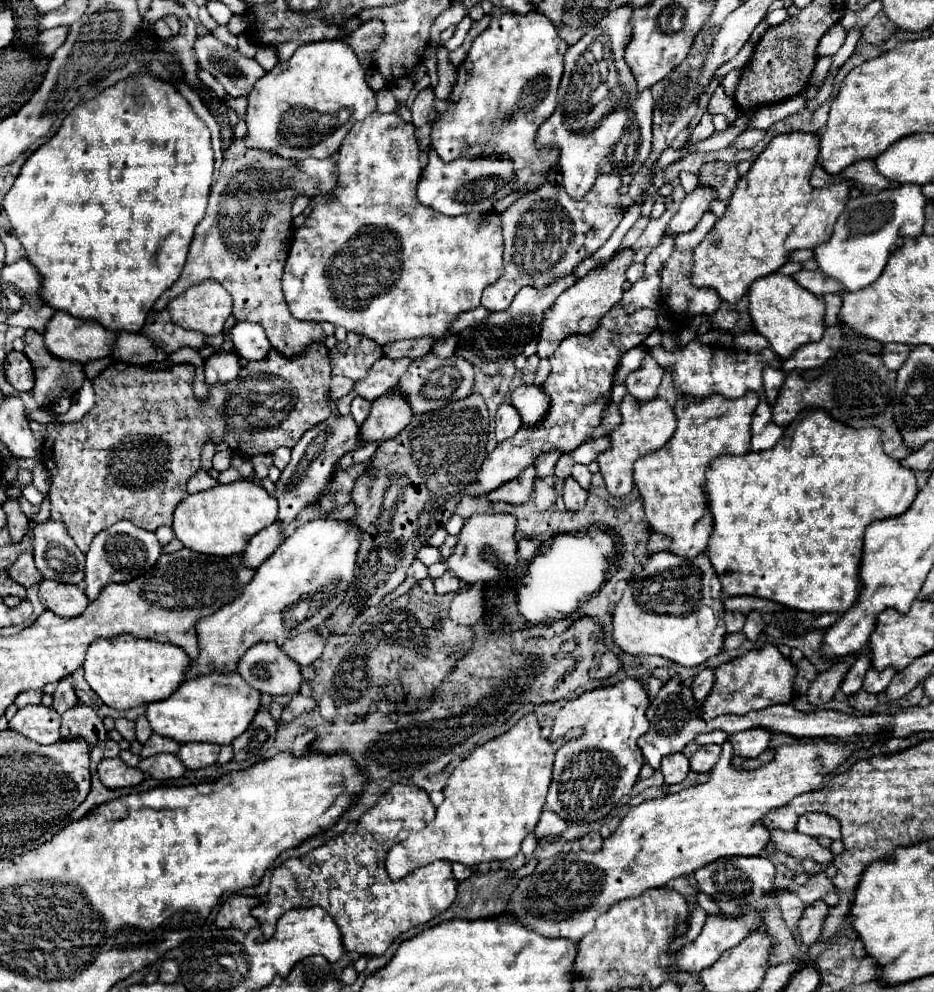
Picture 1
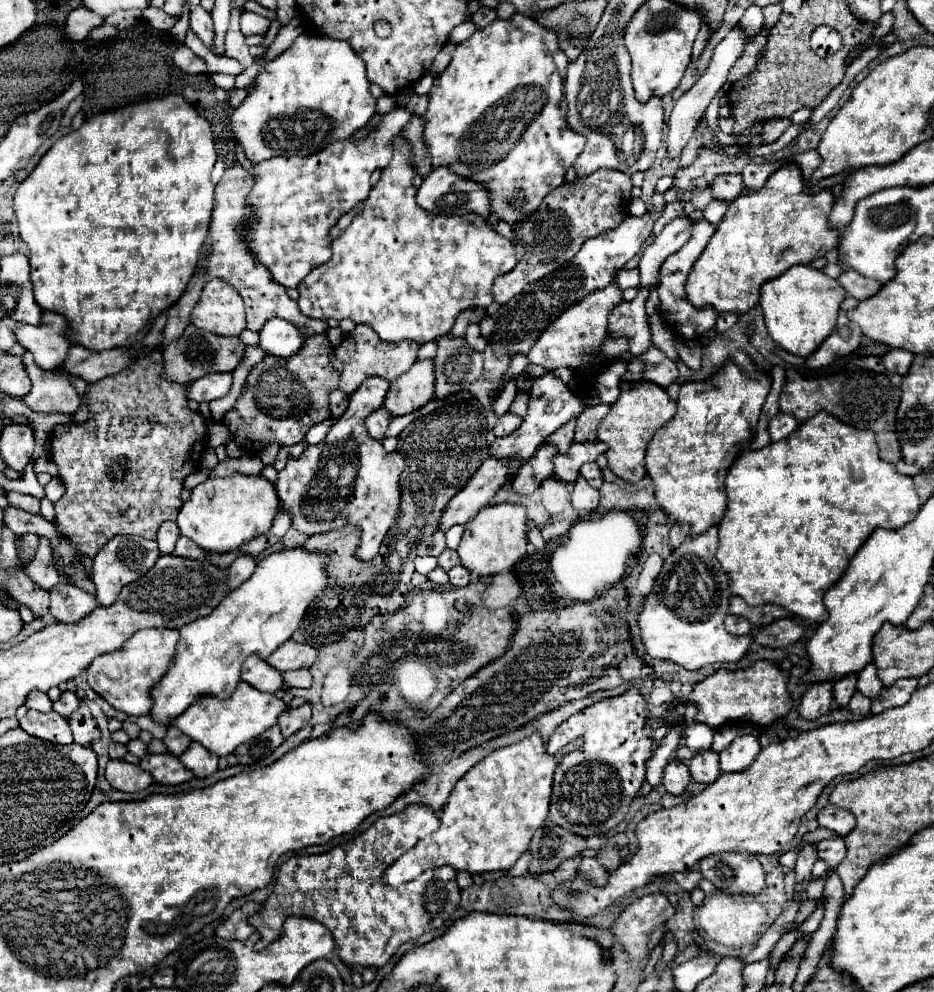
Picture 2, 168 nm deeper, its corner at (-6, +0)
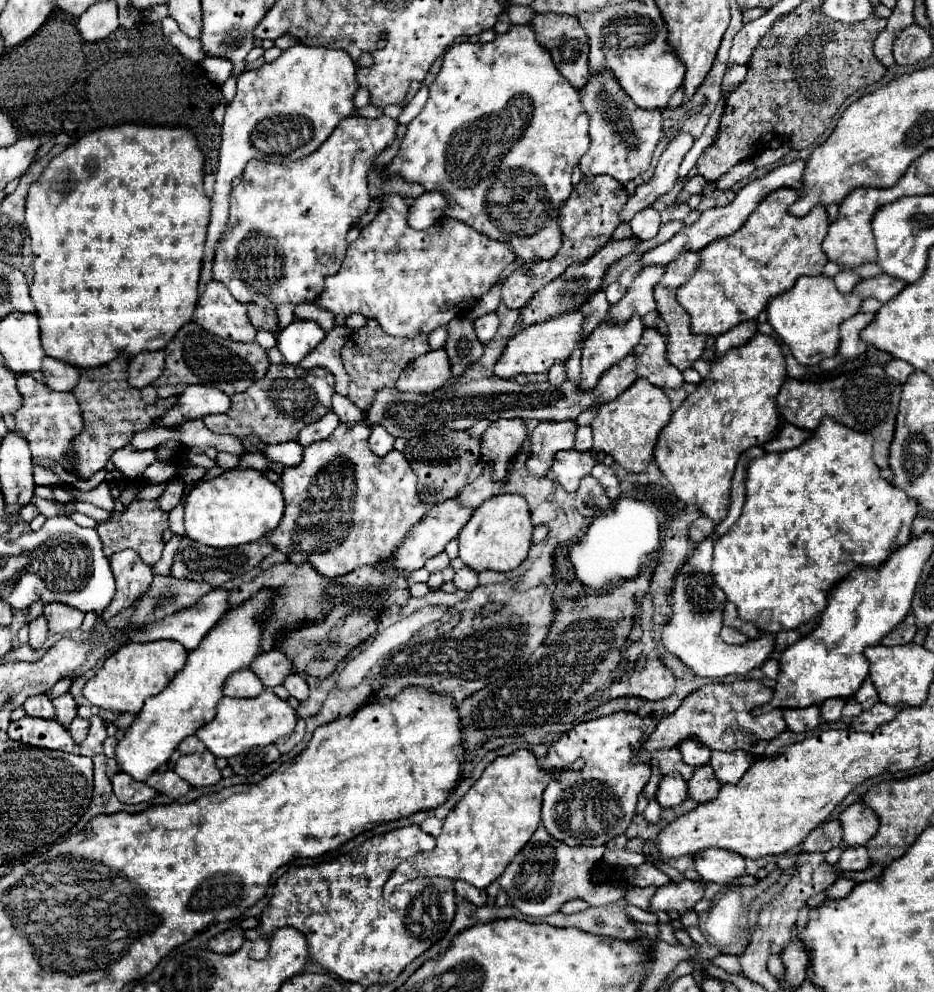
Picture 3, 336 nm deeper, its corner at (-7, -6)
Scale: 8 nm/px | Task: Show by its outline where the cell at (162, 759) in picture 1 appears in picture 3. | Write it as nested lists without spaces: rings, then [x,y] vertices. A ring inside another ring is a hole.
[[[156,771],[154,775],[150,775],[146,783],[154,787],[158,793],[164,793],[172,799],[178,799],[190,791],[190,785],[182,777],[178,777],[174,771],[164,771],[164,773]]]

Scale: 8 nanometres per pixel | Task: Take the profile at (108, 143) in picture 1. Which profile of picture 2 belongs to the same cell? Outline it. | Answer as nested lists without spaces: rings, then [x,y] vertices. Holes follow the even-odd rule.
[[[165,95],[155,99],[145,99],[139,103],[131,103],[119,109],[97,113],[77,129],[61,137],[39,161],[39,165],[31,171],[31,175],[17,187],[13,209],[19,223],[19,235],[29,245],[29,261],[31,261],[31,281],[35,291],[35,301],[45,311],[55,311],[65,315],[71,325],[69,337],[83,347],[93,351],[113,349],[113,347],[137,347],[141,345],[143,337],[147,335],[151,321],[167,307],[171,307],[181,293],[185,291],[187,283],[191,281],[203,241],[207,237],[209,217],[213,209],[213,183],[211,171],[217,161],[217,149],[213,141],[211,125],[205,117],[201,117],[181,95]]]

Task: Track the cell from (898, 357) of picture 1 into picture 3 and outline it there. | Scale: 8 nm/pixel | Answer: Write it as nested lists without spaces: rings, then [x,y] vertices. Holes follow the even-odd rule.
[[[892,359],[892,361],[884,367],[884,371],[886,371],[890,377],[894,377],[898,383],[906,383],[906,379],[908,379],[908,375],[914,371],[914,367],[912,367],[910,363],[906,363],[906,361]]]

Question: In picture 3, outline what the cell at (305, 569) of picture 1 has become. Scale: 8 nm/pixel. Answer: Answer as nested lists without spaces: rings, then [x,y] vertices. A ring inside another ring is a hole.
[[[260,591],[242,607],[230,609],[224,619],[202,639],[202,643],[188,653],[186,667],[170,681],[170,685],[156,697],[146,699],[142,711],[134,723],[126,729],[124,739],[116,745],[116,761],[122,773],[128,773],[136,781],[148,779],[160,765],[164,765],[176,751],[178,743],[194,735],[204,723],[210,723],[216,715],[216,705],[222,699],[222,683],[238,669],[250,667],[250,661],[258,655],[262,641],[262,627],[258,617],[272,605],[272,591]]]

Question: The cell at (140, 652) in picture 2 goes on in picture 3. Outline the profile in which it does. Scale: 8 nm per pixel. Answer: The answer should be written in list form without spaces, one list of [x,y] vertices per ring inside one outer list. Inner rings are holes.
[[[154,641],[126,647],[118,647],[102,665],[102,669],[84,685],[84,697],[102,709],[114,713],[132,713],[138,715],[140,707],[148,697],[158,695],[178,671],[186,665],[188,651],[174,641]]]

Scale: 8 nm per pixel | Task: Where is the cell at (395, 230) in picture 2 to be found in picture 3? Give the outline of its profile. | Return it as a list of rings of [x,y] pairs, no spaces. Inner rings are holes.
[[[384,195],[384,209],[380,215],[362,229],[360,237],[348,245],[346,259],[338,271],[326,279],[326,291],[314,301],[316,305],[332,311],[334,315],[362,313],[366,319],[378,319],[380,327],[392,337],[410,337],[418,331],[432,333],[440,325],[464,315],[468,307],[490,291],[504,269],[514,261],[514,251],[506,243],[488,239],[462,221],[442,219],[426,231],[414,231],[406,223],[406,201],[400,195]]]

